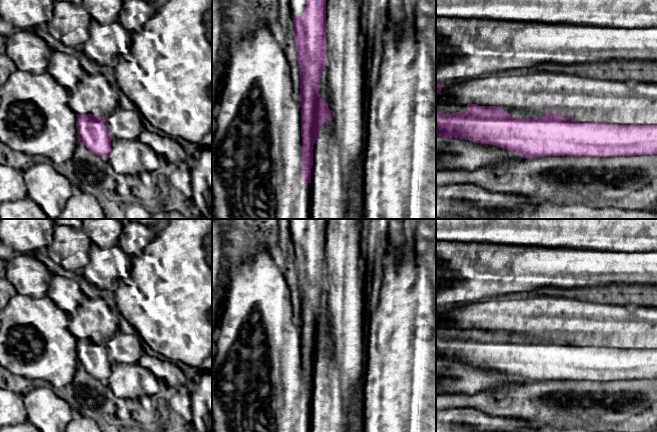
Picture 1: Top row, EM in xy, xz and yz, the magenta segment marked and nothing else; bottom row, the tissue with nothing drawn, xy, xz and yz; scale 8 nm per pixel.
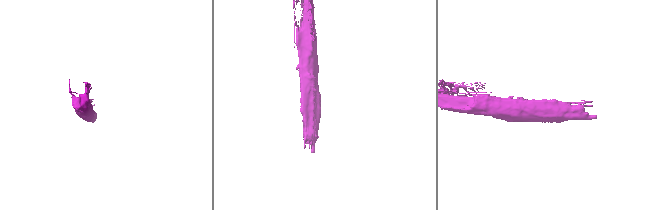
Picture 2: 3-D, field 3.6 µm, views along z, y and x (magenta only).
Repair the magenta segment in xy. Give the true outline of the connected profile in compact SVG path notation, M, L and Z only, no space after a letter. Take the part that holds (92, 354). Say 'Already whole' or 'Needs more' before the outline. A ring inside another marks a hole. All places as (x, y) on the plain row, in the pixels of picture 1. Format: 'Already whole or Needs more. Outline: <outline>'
Already whole. Outline: M78 338L76 353L79 364L93 378L106 382L111 375L112 361L106 349L107 341Z

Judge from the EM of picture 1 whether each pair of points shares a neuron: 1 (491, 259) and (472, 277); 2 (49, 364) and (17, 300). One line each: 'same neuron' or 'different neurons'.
1: different neurons
2: same neuron

